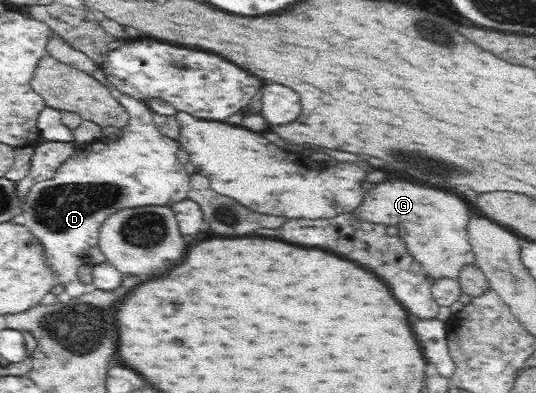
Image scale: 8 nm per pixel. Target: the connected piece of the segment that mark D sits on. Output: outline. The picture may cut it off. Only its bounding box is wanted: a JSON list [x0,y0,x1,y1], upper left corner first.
[21,92,190,298]

